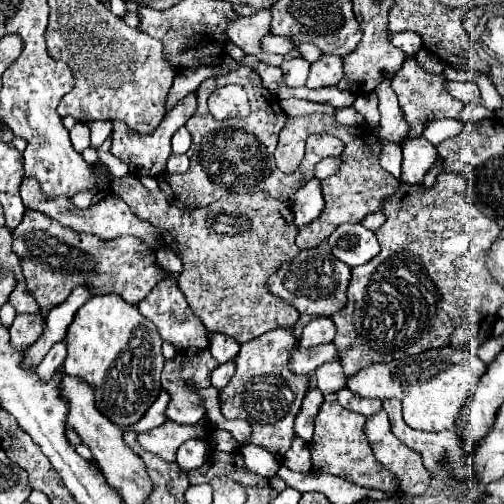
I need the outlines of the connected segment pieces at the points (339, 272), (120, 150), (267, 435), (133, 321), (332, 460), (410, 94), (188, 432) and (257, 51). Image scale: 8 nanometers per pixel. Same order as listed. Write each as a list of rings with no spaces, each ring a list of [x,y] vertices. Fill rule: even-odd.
[[[311,248],[301,250],[293,260],[285,262],[269,278],[269,290],[273,294],[279,294],[279,298],[285,298],[291,306],[295,306],[301,314],[309,316],[333,316],[335,312],[343,310],[347,304],[347,286],[351,280],[351,268],[337,260],[329,248]]]
[[[189,92],[165,118],[163,122],[151,132],[151,134],[139,134],[139,132],[133,132],[129,134],[131,128],[125,126],[125,122],[113,122],[113,134],[111,134],[111,154],[117,156],[119,160],[123,160],[127,166],[129,166],[129,172],[133,176],[159,176],[165,172],[165,164],[167,164],[167,158],[171,156],[171,136],[191,118],[191,114],[195,112],[195,106],[197,106],[197,96],[195,92]]]
[[[271,330],[265,336],[257,336],[245,344],[237,354],[237,372],[225,388],[219,392],[221,414],[227,420],[243,418],[251,426],[251,436],[247,444],[263,446],[277,462],[285,458],[285,452],[293,440],[293,420],[301,408],[305,390],[309,388],[307,376],[295,376],[287,368],[289,350],[297,338],[293,330]]]
[[[101,294],[87,300],[75,314],[65,336],[67,358],[63,372],[83,378],[95,390],[95,404],[113,424],[125,428],[135,424],[155,402],[161,390],[161,336],[153,322],[125,302],[119,294]],[[141,326],[141,330],[137,330]]]
[[[323,402],[317,418],[315,418],[315,434],[311,442],[307,444],[311,450],[311,472],[315,474],[333,474],[341,476],[351,484],[363,486],[363,488],[377,488],[383,492],[393,492],[399,490],[397,480],[373,458],[371,446],[365,436],[365,422],[367,418],[351,412],[337,402],[329,404]]]
[[[407,58],[403,62],[403,68],[391,78],[391,88],[393,92],[397,94],[399,98],[399,108],[405,116],[405,122],[409,124],[409,134],[407,134],[407,140],[411,138],[419,138],[423,136],[423,130],[429,122],[433,122],[435,118],[443,116],[443,118],[459,118],[461,114],[461,108],[463,108],[463,102],[453,98],[447,90],[445,90],[445,76],[439,74],[429,74],[425,72],[423,68],[417,66],[417,62],[413,58]]]
[[[203,420],[203,424],[193,426],[181,426],[175,422],[163,422],[155,430],[143,432],[137,436],[137,442],[143,450],[163,458],[165,462],[175,462],[177,448],[187,442],[189,438],[209,438],[209,420]]]
[[[257,10],[251,16],[239,18],[237,22],[233,22],[233,26],[229,26],[227,36],[232,43],[243,48],[247,54],[257,56],[261,62],[267,64],[275,64],[279,66],[285,58],[276,54],[261,54],[260,40],[269,33],[271,24],[271,12],[269,10]]]

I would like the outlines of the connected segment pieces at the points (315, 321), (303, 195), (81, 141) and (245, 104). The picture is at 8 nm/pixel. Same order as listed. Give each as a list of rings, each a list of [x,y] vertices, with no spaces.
[[[311,318],[311,322],[303,328],[299,344],[303,348],[327,344],[333,342],[333,336],[335,336],[335,324],[331,318]]]
[[[313,178],[309,180],[301,190],[297,190],[295,194],[295,224],[309,224],[313,218],[317,218],[317,214],[321,214],[323,210],[323,196],[321,196],[321,180]]]
[[[77,122],[69,131],[70,140],[77,152],[82,153],[86,148],[90,147],[90,129],[87,124]]]
[[[229,86],[229,88],[217,88],[209,96],[209,112],[213,118],[245,118],[251,114],[249,98],[245,88]]]

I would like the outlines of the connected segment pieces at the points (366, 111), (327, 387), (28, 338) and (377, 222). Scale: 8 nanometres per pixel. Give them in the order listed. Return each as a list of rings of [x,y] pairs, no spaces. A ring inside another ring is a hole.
[[[375,92],[359,96],[353,107],[365,118],[369,124],[379,125],[378,97]]]
[[[337,360],[325,362],[323,366],[319,366],[315,370],[315,378],[317,378],[317,386],[319,386],[323,396],[341,390],[345,384],[345,376],[341,374],[341,366]]]
[[[17,314],[15,322],[9,328],[11,348],[25,350],[29,344],[33,344],[33,338],[41,334],[41,322],[43,322],[43,316],[33,318],[33,314]]]
[[[381,212],[367,214],[367,216],[361,220],[361,224],[363,224],[365,228],[369,228],[369,230],[377,230],[383,222],[385,222],[385,214],[381,214]]]

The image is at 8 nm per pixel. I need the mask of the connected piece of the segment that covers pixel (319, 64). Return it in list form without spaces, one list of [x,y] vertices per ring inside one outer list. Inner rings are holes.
[[[323,54],[317,62],[311,64],[311,72],[305,86],[307,88],[335,86],[341,78],[343,78],[343,58],[335,54]]]

